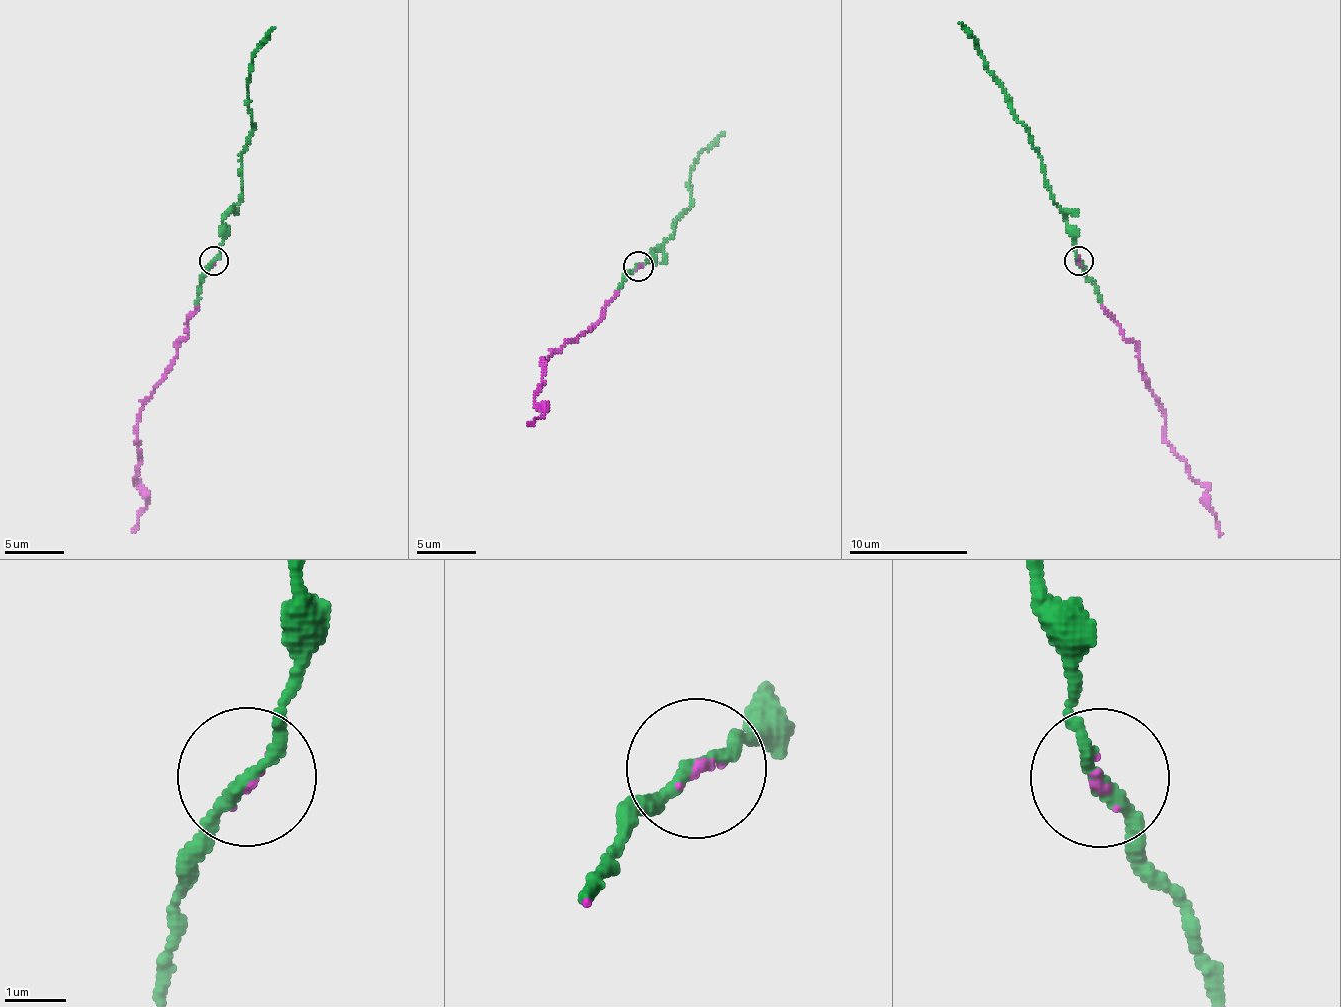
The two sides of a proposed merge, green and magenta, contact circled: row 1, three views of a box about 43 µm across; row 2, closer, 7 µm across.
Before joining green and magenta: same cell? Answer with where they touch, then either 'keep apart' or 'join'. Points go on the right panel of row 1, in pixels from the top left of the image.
(1079, 260) | join

